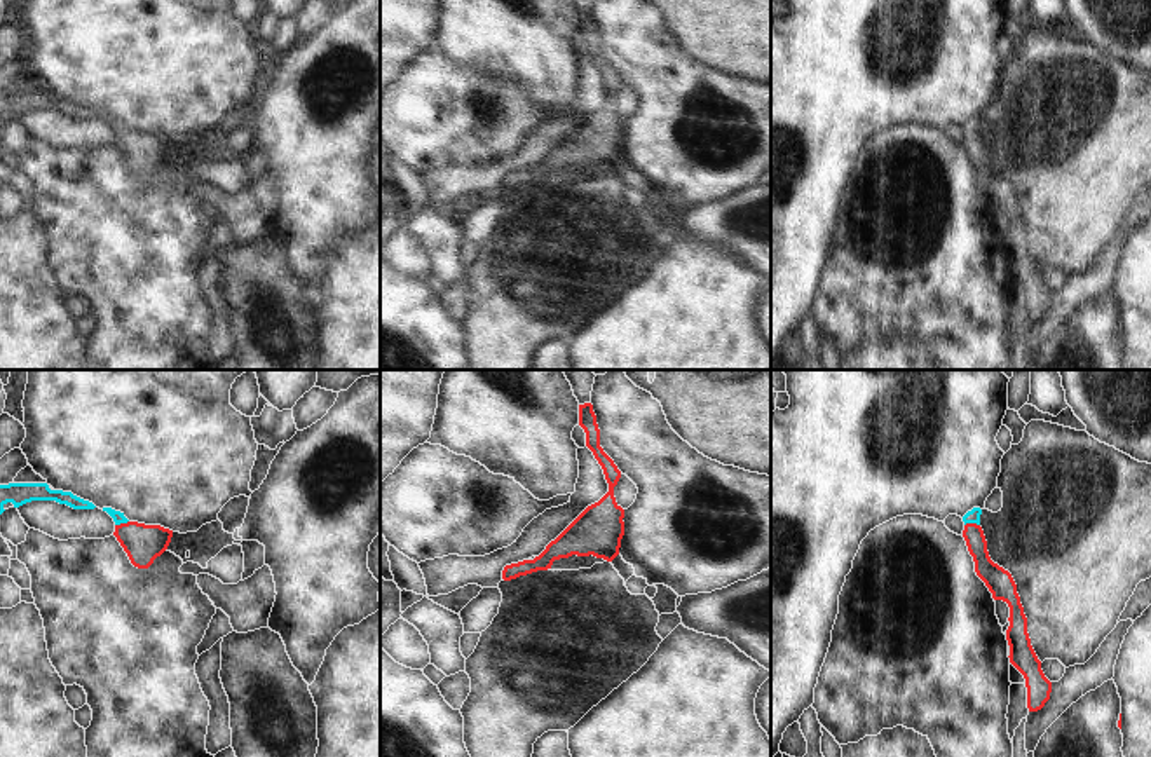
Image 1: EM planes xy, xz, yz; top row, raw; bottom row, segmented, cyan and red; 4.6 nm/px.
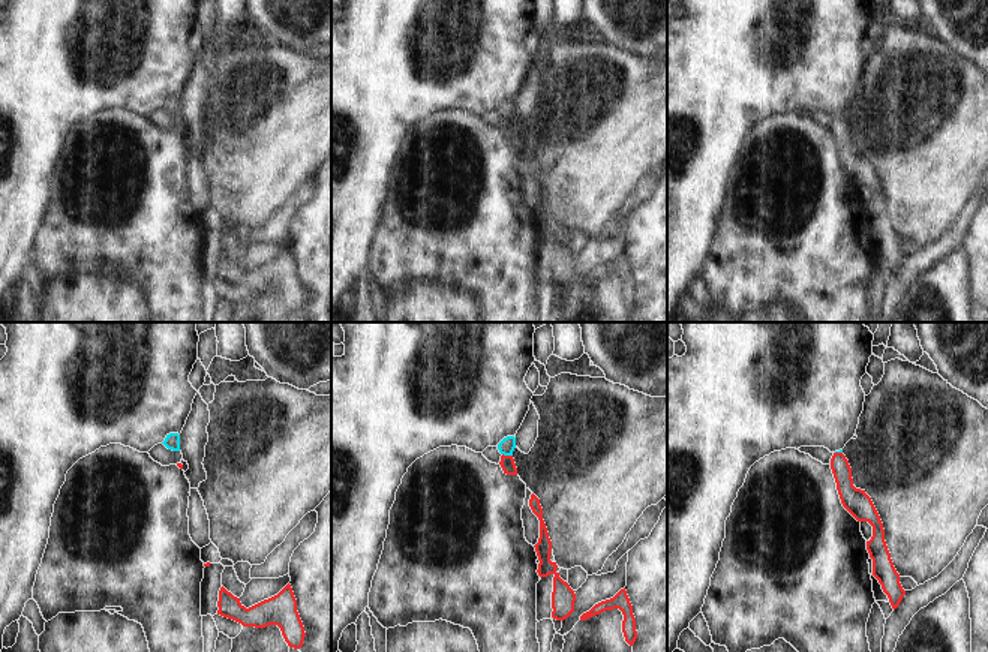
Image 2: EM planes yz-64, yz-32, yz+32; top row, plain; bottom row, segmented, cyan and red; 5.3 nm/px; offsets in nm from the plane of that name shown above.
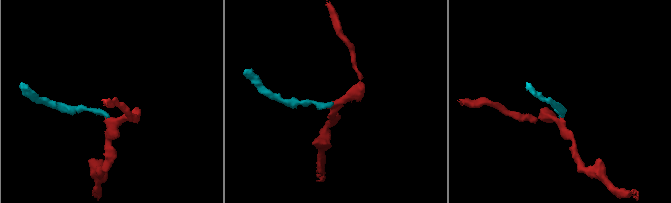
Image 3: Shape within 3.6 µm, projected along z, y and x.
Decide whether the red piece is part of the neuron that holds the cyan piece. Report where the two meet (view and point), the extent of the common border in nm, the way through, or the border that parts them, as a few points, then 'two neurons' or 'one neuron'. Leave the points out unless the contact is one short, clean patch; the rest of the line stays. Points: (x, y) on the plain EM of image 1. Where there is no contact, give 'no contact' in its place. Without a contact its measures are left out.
yz (972, 131) | 70 nm | across yz (972, 126), (972, 131), (977, 159), (987, 180) | one neuron

